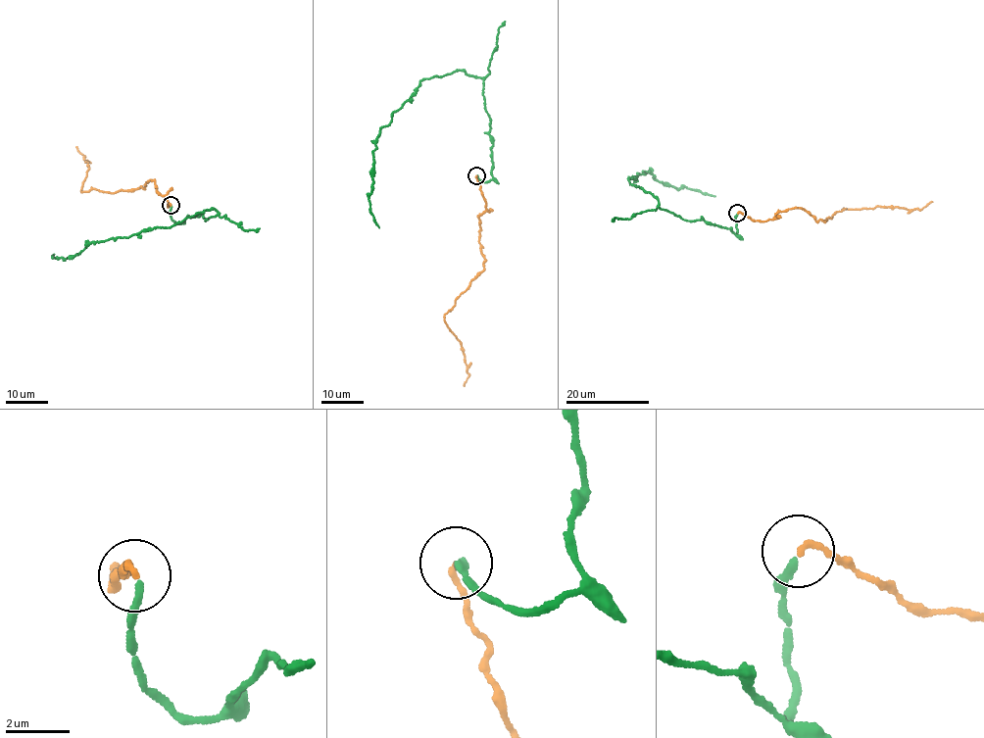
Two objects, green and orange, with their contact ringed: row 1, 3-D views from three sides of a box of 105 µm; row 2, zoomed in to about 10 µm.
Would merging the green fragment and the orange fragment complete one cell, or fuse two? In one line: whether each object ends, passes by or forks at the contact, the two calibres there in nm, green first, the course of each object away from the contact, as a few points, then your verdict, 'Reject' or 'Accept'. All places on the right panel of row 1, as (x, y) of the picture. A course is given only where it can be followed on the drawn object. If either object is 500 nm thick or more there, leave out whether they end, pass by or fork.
At the ring green ends. At the ring orange ends. Thickness 200 nm (green) against 180 nm. Course of green: (737, 214), (737, 235), (702, 219), (682, 220), (628, 178), (646, 171), (666, 185), (715, 196). Course of orange: (738, 213), (763, 221), (801, 207), (825, 221), (842, 209), (920, 209), (932, 201). Accept

